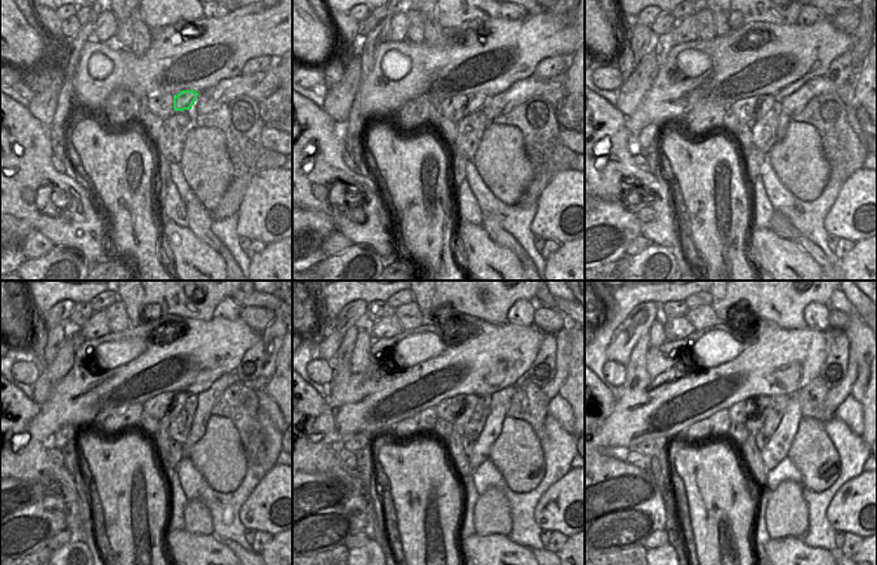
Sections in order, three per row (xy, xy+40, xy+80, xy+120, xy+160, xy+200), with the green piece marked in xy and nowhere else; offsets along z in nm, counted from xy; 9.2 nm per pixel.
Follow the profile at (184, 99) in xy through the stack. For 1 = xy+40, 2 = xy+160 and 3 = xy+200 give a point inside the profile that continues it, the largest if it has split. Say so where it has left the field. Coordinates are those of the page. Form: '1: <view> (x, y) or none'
1: xy+40 (474, 102)
2: xy+160 (470, 399)
3: xy+200 (754, 422)

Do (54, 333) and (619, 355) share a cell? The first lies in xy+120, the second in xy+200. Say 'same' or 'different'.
different

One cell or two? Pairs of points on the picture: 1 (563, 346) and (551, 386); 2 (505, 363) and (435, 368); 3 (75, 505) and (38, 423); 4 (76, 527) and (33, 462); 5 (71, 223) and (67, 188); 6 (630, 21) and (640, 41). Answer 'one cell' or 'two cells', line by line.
1: one cell
2: one cell
3: two cells
4: one cell
5: one cell
6: one cell

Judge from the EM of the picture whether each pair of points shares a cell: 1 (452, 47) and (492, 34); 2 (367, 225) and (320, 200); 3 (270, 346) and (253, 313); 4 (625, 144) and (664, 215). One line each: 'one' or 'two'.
1: one
2: one
3: two
4: one

